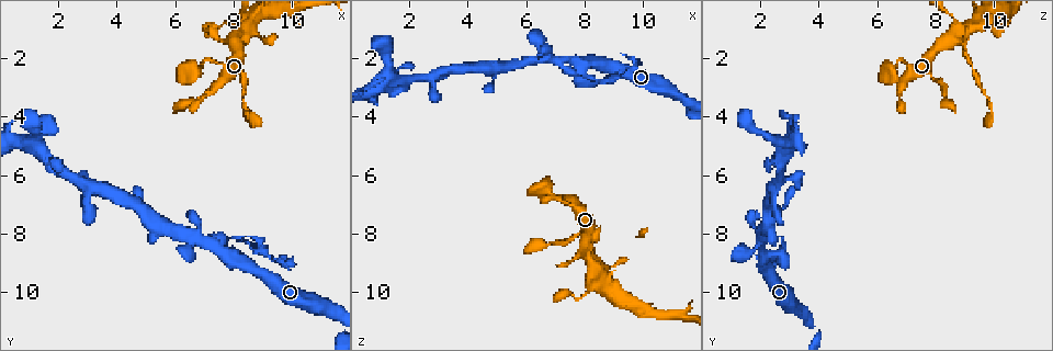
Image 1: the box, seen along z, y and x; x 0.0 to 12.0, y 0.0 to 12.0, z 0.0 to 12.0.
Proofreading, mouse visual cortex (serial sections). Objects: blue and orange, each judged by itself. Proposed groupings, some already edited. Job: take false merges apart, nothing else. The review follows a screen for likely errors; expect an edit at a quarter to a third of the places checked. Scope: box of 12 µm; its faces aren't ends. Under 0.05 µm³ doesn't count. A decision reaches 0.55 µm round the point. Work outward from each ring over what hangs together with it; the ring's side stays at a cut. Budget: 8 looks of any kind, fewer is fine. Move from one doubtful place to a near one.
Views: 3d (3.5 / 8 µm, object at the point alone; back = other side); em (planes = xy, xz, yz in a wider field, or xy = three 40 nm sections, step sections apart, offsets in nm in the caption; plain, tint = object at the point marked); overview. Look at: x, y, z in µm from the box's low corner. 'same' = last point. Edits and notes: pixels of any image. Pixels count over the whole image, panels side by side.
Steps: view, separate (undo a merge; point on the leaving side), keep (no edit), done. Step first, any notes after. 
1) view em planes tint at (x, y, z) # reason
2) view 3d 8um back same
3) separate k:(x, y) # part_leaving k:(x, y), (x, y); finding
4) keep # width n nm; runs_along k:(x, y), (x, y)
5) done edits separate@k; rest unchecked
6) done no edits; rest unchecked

view 3d 3.5um at (8.0, 1.3, 8.4) # a fork

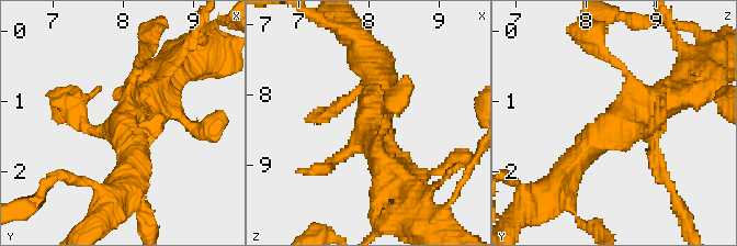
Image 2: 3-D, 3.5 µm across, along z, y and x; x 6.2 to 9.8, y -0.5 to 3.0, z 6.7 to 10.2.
view em xy step 1 tint at (8.00, 1.30, 8.50)

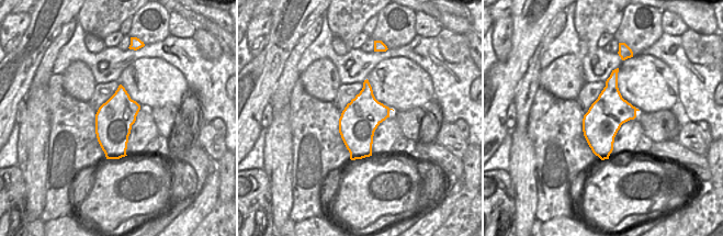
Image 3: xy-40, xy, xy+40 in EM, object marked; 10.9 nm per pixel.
keep # one cell here

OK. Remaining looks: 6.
view 3d 3.5um at (8.1, 8.1, 2.6)

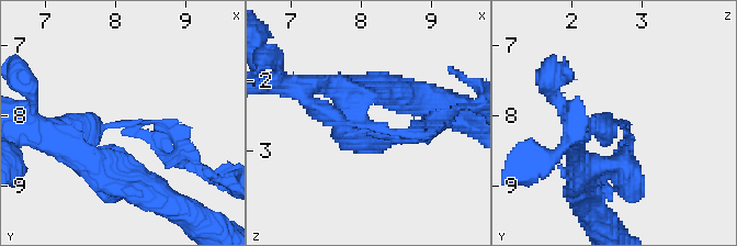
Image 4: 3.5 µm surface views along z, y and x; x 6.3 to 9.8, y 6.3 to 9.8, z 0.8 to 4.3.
view em xy step 5 tint at (8.15, 8.10, 2.60) # arm_widths 150, 300 nm; need the tissue

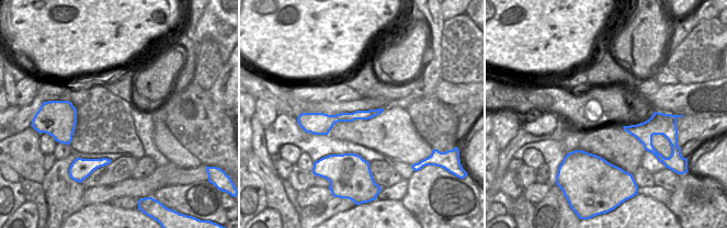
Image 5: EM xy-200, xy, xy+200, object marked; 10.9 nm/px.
keep # runs_along 5:(376, 112), (315, 121); one cell here

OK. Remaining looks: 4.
view 3d 3.5um at (2.8, 6.2, 3.1) # abrupt turn

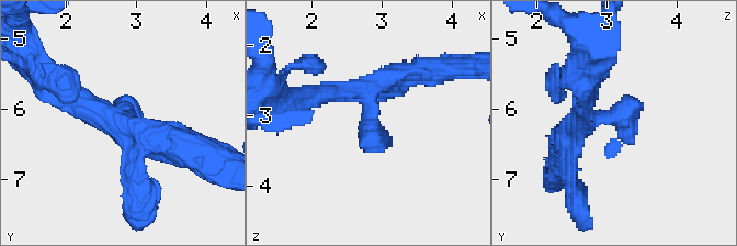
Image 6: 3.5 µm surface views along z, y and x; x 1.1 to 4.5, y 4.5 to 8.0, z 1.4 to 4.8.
view em planes tint at (2.80, 6.10, 3.10) # need the tissue

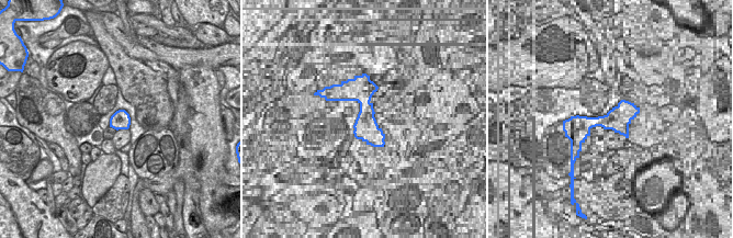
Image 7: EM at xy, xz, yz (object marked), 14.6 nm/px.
keep # width 280 nm; runs_along 6:(396, 78), (362, 91), (385, 142); all the same cell

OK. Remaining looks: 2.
done no edits; rest unchecked

